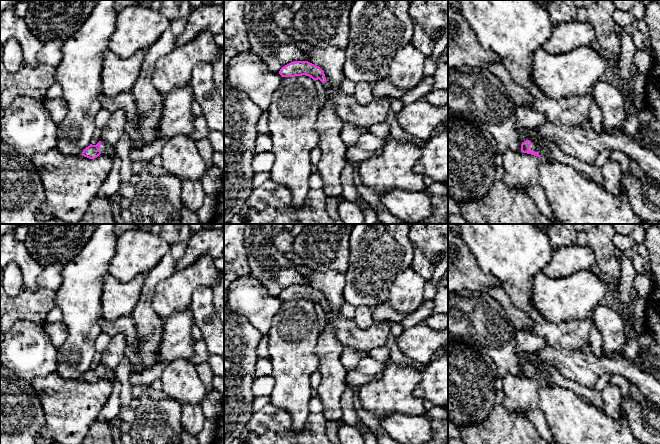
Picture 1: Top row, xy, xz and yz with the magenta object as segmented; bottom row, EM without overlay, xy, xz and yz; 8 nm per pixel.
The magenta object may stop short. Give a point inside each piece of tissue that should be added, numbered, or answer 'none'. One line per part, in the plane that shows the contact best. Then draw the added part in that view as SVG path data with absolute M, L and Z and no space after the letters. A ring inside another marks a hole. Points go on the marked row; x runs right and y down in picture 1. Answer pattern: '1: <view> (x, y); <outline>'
1: yz (535, 147); M531 142L531 145L530 145L530 147L529 147L529 150L530 150L530 151L535 151L535 152L537 152L537 153L540 155L541 159L543 159L543 160L545 160L545 161L548 161L548 162L551 162L551 161L552 161L552 160L542 151L541 146L538 145L538 144L536 144L536 143Z

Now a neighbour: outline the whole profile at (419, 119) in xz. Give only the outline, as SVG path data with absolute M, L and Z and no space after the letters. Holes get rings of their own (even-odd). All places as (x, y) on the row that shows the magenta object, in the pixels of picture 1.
M421 98L405 105L397 114L396 120L404 131L427 141L431 138L434 128L446 121L447 114L448 104L436 106Z

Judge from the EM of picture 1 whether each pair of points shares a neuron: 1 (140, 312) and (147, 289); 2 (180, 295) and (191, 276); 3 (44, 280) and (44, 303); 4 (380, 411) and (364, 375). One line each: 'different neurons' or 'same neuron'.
1: same neuron
2: same neuron
3: different neurons
4: different neurons

